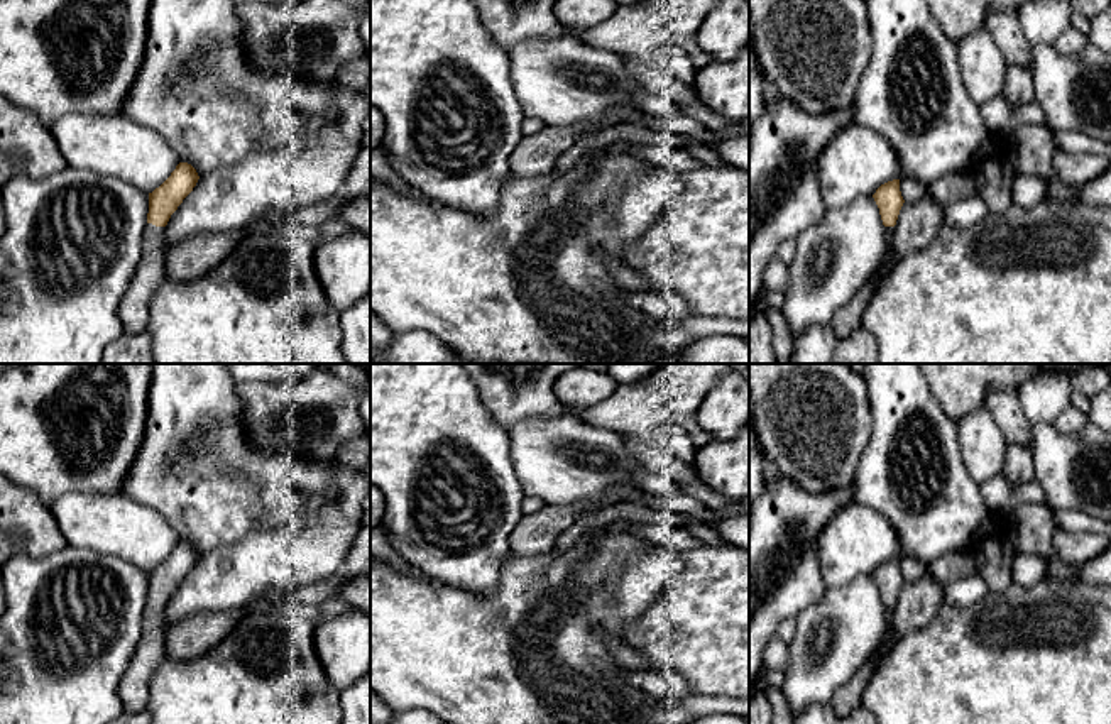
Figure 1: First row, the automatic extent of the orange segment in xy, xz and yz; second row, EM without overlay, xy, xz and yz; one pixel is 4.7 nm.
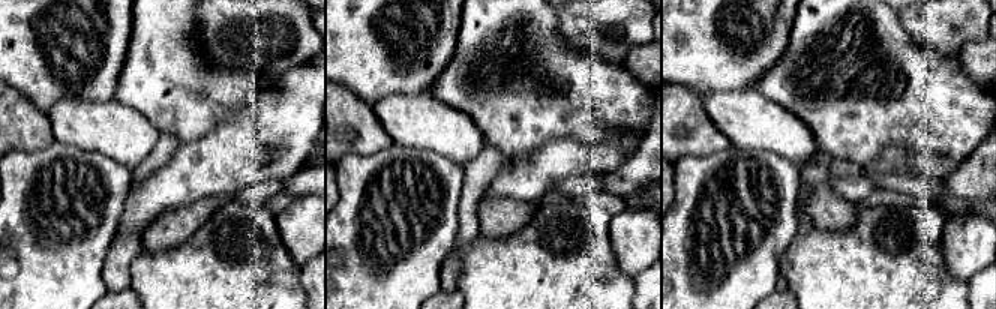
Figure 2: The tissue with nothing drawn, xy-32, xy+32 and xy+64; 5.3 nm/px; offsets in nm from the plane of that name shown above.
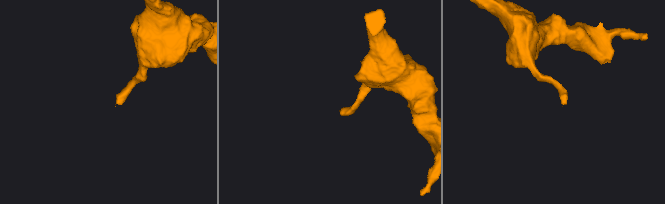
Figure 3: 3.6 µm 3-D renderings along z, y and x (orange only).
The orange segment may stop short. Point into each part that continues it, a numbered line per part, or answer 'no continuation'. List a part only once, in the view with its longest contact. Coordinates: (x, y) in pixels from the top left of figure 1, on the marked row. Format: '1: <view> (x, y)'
1: xy (134, 308)

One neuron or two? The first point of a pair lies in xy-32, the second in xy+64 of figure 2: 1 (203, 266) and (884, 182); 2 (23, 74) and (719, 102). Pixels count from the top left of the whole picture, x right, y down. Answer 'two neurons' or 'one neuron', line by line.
1: two neurons
2: two neurons

